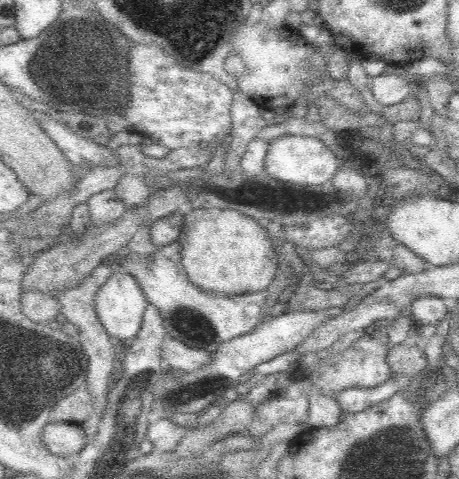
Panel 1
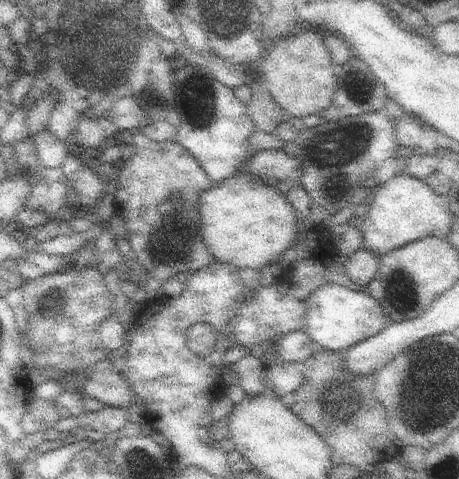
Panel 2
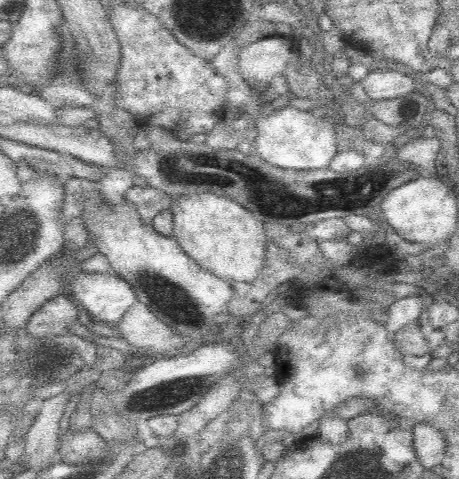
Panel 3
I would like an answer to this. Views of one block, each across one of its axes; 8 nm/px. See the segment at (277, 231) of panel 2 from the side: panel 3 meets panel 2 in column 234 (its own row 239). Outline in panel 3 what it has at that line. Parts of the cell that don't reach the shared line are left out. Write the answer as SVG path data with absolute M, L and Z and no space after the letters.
M212 192L180 194L172 200L170 210L160 212L154 218L154 228L162 236L174 236L192 260L222 280L252 282L262 270L268 244L264 236L266 226L230 196L218 196Z

